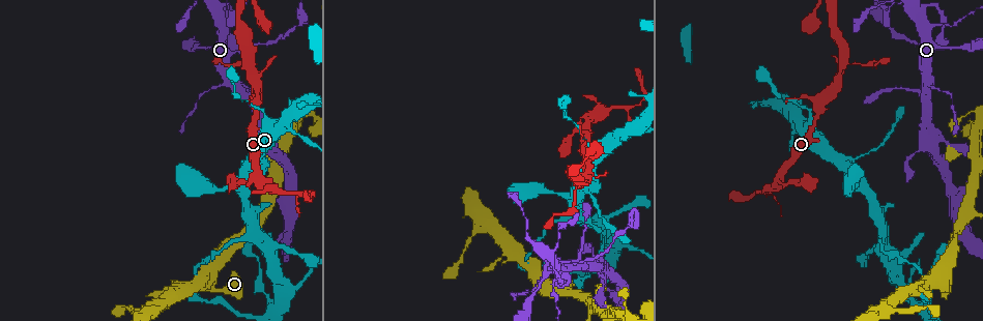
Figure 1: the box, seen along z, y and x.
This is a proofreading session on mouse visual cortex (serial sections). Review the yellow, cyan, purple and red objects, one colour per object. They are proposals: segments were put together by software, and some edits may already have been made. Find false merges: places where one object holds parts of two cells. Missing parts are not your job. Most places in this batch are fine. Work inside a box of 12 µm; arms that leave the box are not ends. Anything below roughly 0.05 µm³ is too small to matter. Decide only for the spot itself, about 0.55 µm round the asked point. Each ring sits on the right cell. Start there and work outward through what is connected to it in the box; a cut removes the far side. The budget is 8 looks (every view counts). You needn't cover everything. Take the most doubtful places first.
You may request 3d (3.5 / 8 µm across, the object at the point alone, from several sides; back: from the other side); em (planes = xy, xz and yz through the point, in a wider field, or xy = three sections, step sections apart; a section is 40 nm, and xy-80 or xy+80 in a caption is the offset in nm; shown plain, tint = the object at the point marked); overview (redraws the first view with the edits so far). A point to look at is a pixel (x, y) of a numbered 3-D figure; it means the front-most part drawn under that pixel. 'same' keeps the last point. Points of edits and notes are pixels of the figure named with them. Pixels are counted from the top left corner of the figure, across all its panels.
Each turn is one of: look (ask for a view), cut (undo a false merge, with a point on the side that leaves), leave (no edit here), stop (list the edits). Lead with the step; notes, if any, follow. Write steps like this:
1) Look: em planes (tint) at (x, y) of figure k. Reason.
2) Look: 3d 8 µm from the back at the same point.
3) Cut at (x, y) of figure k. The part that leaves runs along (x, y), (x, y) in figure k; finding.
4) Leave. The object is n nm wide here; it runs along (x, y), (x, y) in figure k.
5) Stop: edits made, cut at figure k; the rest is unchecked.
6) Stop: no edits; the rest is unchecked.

Look: 3d 3.5 µm from the back at (590, 187) of figure 1. Three arms meet.

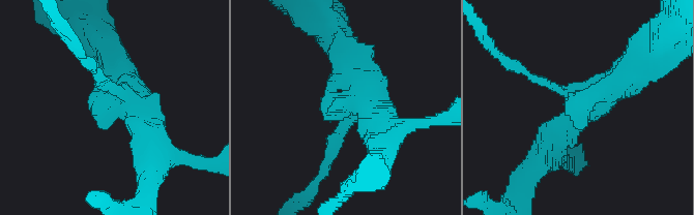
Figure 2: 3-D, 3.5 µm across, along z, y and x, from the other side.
Look: em xy step 5 (tint) at (581, 105) of figure 2. 3 arms meet here; the arms are 150, 450, 500 nm wide; now the EM.

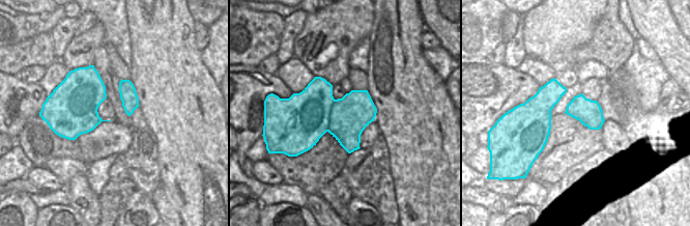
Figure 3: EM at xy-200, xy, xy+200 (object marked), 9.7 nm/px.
Leave. It runs along (353, 61), (366, 101), (321, 98) in figure 2; continuous, no second cell.

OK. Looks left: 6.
Look: 3d 3.5 µm from the back at (946, 25) of figure 1.

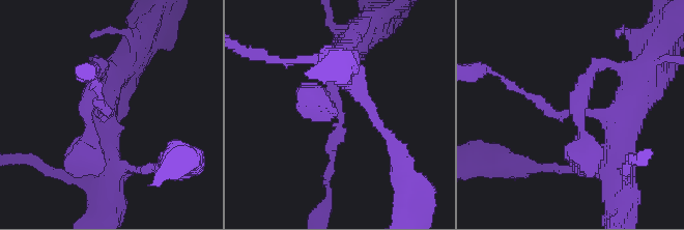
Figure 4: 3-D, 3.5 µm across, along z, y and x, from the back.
Look: em xy step 3 (tint) at (106, 113) of figure 4.

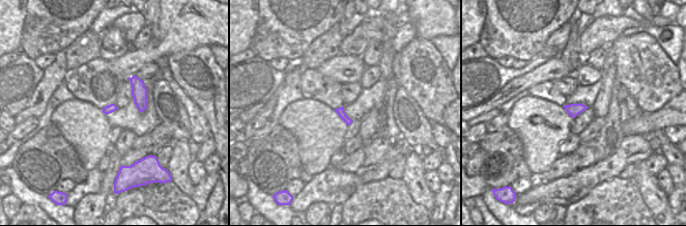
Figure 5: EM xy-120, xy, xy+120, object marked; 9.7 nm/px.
Look: em xy step 1 (tint) at the same point.

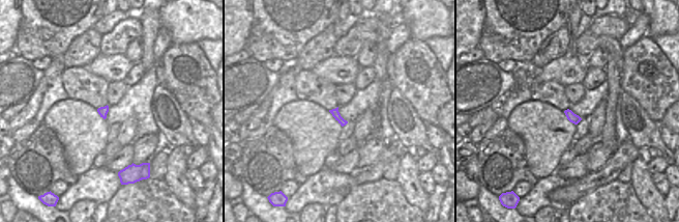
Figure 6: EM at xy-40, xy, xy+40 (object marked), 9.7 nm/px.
Leave. The arms are 150, 400 nm wide; it runs along (618, 141), (621, 116), (557, 116), (522, 90) in figure 4; continuous, no second cell.

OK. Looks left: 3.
Look: 3d 3.5 µm from the back at (882, 230) of figure 1. A fork.

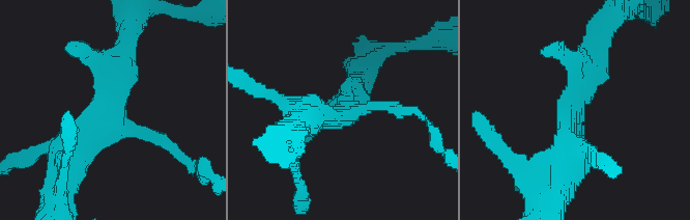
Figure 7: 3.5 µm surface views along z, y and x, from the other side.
Look: em xy step 3 (tint) at (340, 115) of figure 7. 3 arms meet here; the arms are 150, 400, 400 nm wide.

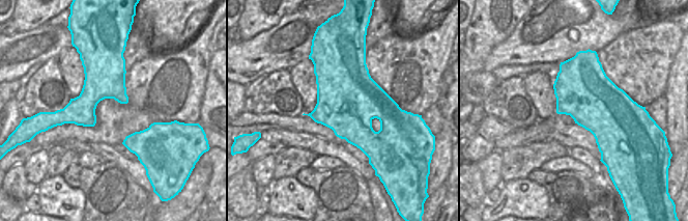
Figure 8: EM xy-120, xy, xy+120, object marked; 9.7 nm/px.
Leave. The object is 600 nm wide here; it runs along (123, 47), (113, 98), (68, 162) in figure 7; continuous, no second cell.

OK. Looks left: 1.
Stop: no edits; the rest is unchecked.

